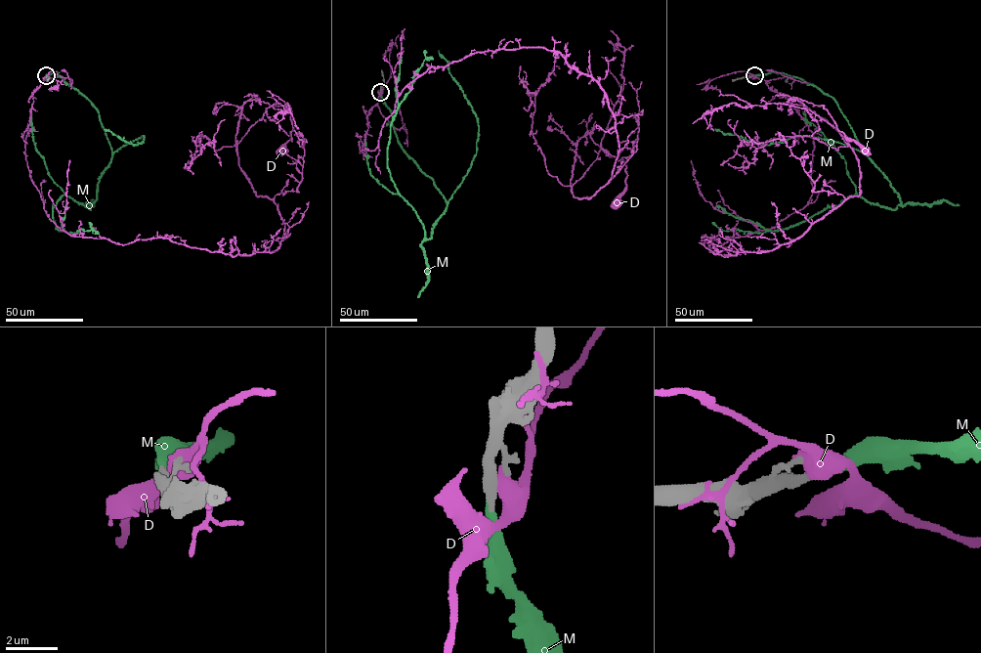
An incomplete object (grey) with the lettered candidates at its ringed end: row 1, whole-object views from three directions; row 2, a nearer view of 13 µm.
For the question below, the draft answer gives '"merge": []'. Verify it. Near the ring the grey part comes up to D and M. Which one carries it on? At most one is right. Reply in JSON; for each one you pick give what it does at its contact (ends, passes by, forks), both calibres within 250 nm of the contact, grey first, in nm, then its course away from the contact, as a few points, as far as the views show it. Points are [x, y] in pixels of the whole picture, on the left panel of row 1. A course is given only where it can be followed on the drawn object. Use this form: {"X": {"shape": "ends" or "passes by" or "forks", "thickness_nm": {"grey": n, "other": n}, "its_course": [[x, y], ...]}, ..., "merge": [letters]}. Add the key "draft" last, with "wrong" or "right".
{"M": {"shape": "ends", "thickness_nm": {"grey": 360, "other": 400}, "its_course": [[46, 75], [90, 101], [111, 150], [90, 209], [63, 195], [53, 207], [59, 230], [90, 222]]}, "merge": ["M"], "draft": "wrong"}

